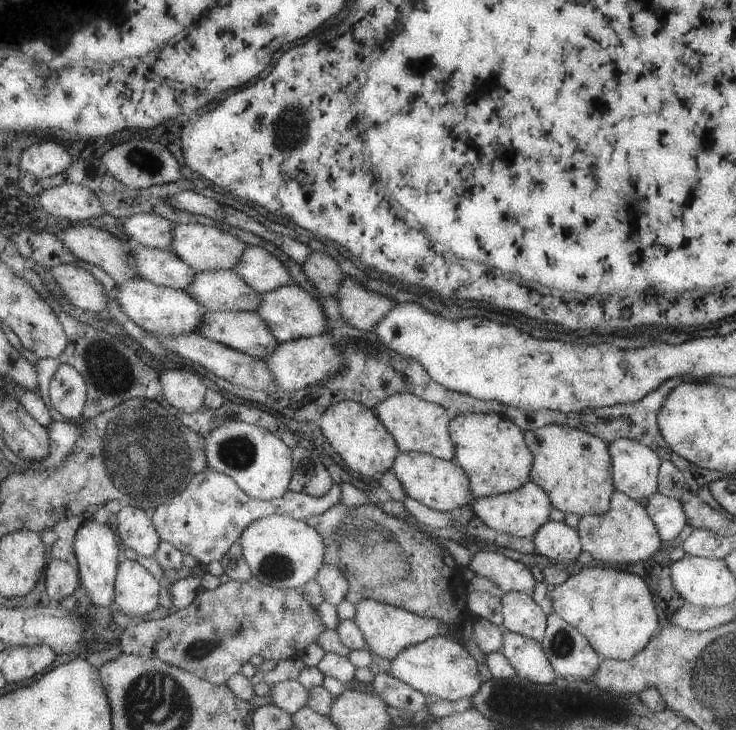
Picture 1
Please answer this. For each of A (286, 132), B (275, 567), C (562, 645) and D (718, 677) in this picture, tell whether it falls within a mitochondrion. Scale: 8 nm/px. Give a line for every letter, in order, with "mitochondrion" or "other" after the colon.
A: mitochondrion
B: mitochondrion
C: mitochondrion
D: mitochondrion

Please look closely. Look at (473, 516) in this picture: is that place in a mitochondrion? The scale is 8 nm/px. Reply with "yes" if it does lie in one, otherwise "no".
no

